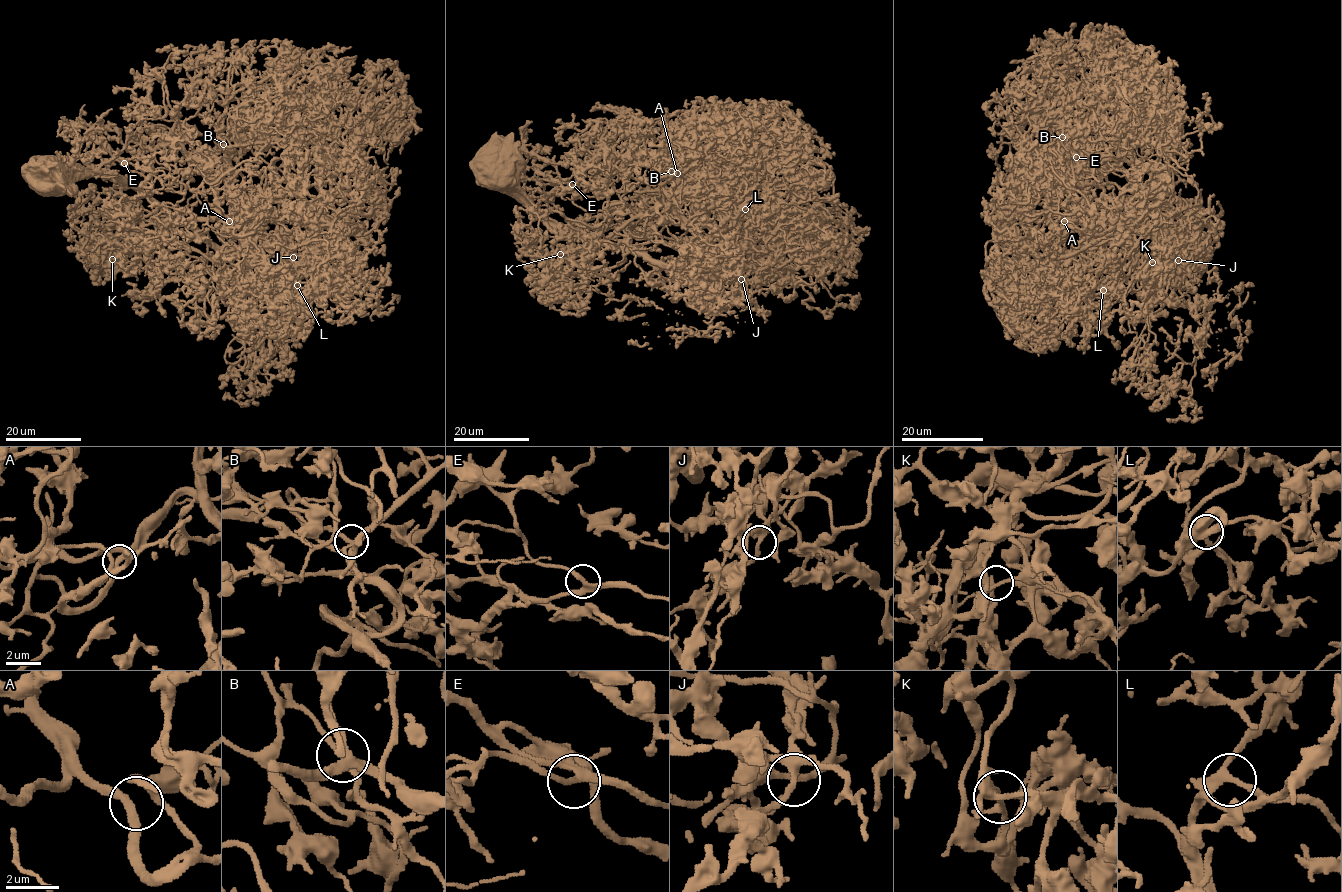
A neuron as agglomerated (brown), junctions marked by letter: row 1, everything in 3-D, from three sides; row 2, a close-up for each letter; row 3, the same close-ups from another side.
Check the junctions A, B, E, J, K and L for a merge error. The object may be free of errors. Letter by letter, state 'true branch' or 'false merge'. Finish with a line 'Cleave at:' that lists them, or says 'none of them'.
A: true branch
B: true branch
E: true branch
J: true branch
K: true branch
L: true branch
Cleave at: none of them

